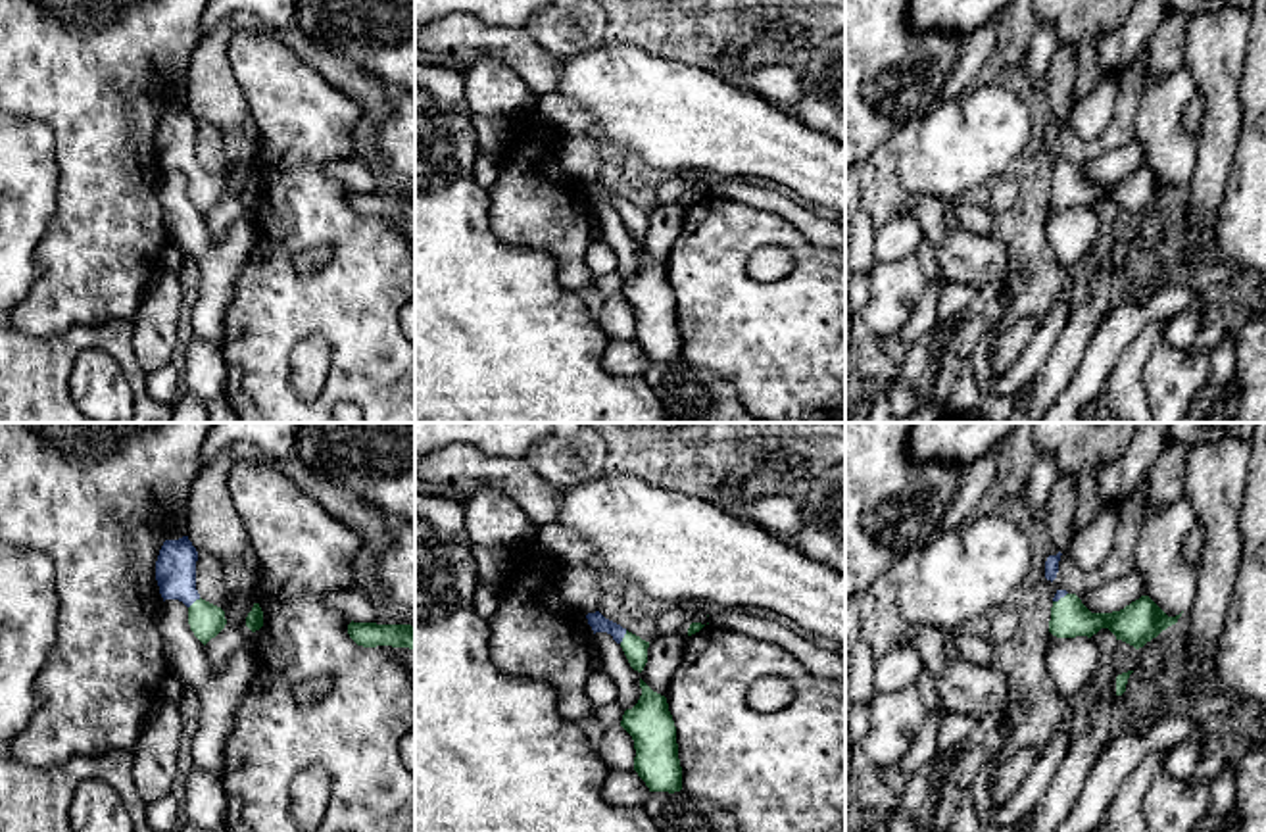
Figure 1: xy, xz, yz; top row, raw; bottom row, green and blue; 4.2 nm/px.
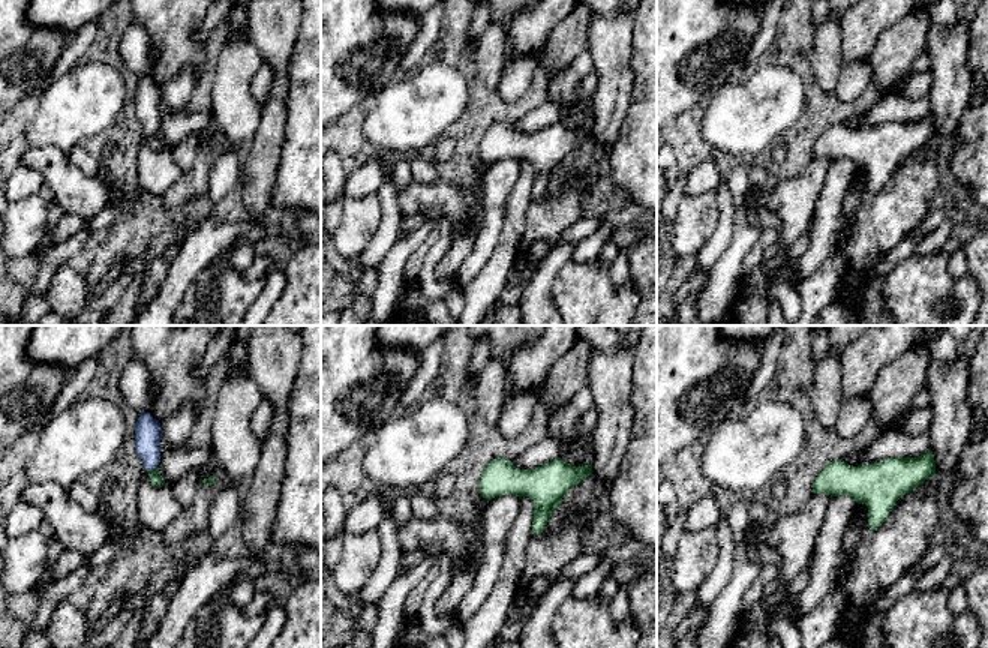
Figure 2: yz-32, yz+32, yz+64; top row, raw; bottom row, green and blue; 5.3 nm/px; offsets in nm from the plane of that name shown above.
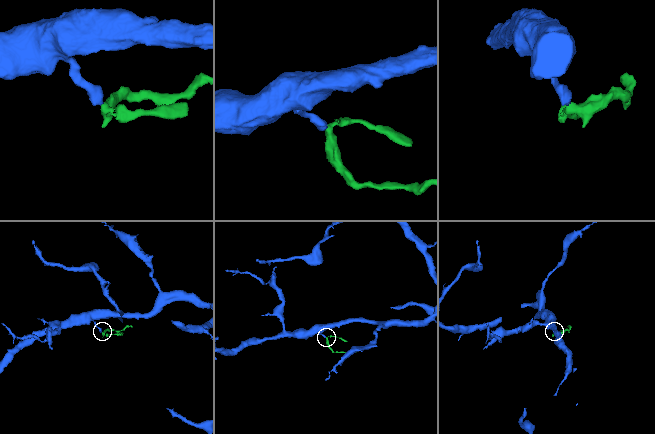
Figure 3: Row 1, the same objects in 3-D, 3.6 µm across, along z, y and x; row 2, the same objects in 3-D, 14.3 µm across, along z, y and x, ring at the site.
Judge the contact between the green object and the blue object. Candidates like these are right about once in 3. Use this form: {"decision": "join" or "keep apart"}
{"decision": "join"}

